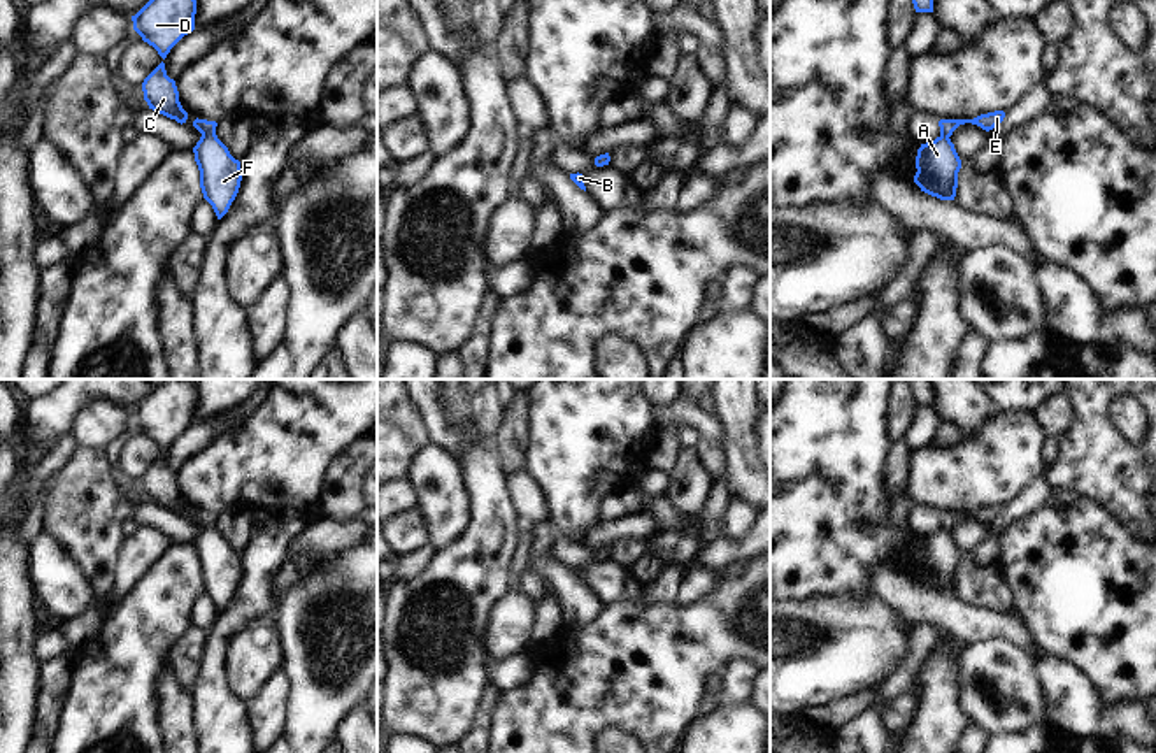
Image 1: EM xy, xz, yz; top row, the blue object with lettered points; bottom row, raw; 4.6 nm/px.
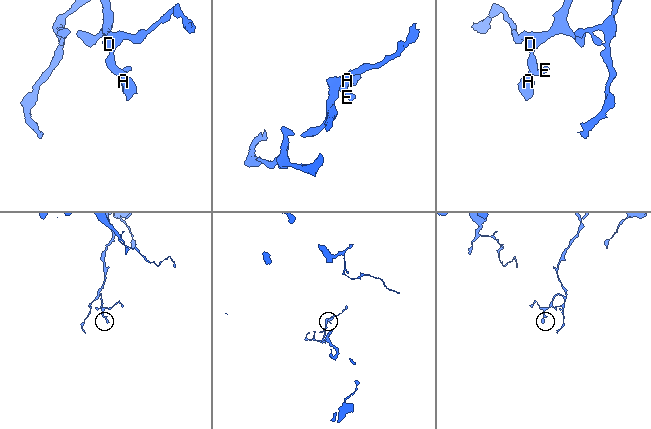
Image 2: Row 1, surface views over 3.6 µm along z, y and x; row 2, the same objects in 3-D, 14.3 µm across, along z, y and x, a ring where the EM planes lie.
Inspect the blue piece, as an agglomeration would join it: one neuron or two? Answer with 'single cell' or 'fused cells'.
single cell

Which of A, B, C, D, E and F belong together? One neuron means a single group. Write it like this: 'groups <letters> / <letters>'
groups A B C D E F

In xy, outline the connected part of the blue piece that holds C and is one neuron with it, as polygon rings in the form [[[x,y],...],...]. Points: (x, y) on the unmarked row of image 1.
[[[163,455],[144,472],[142,484],[149,502],[181,518],[186,516],[188,506],[179,495],[175,474],[167,469]]]

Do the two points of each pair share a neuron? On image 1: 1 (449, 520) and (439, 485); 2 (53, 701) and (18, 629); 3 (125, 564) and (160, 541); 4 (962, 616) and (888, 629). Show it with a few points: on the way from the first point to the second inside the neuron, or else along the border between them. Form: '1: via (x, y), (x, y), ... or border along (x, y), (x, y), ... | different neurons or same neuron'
1: via (446, 511), (439, 494) | same neuron
2: border along (41, 664), (34, 715) | different neurons
3: via (134, 557), (151, 543) | same neuron
4: border along (881, 599), (913, 625) | different neurons

